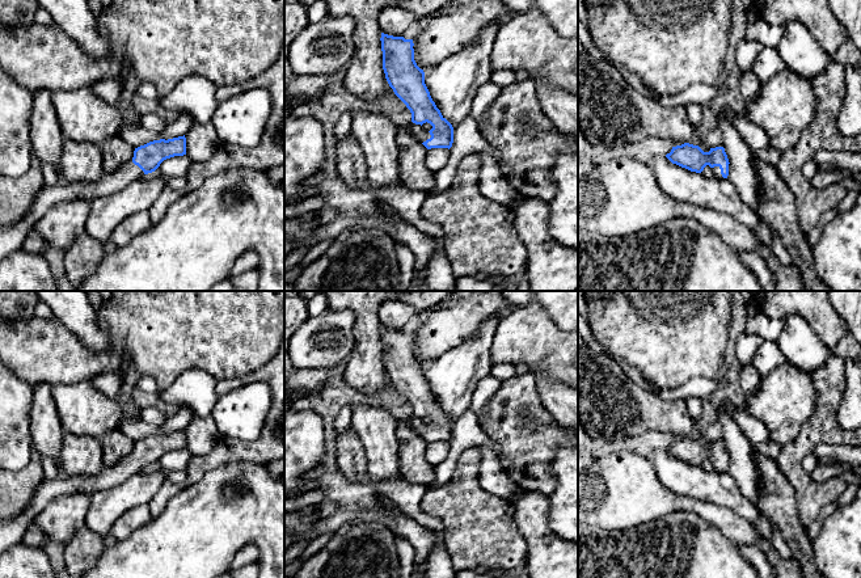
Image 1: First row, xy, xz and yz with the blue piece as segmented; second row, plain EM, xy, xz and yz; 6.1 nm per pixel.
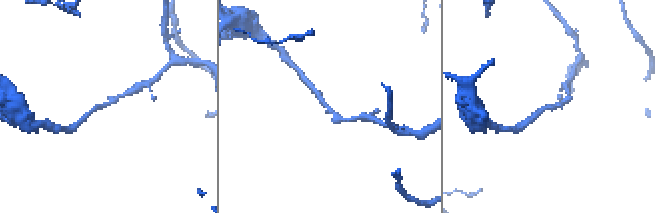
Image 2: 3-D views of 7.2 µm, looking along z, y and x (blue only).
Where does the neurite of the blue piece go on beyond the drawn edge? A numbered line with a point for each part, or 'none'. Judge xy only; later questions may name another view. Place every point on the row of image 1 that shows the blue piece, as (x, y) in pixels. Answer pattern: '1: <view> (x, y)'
1: xy (12, 237)

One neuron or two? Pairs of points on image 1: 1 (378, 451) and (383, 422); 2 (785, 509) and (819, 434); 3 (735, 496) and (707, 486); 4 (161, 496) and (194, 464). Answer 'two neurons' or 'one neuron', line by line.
1: one neuron
2: two neurons
3: one neuron
4: one neuron

